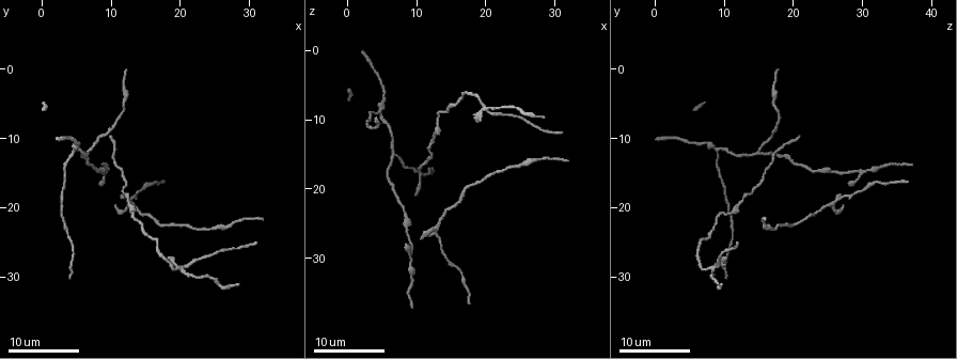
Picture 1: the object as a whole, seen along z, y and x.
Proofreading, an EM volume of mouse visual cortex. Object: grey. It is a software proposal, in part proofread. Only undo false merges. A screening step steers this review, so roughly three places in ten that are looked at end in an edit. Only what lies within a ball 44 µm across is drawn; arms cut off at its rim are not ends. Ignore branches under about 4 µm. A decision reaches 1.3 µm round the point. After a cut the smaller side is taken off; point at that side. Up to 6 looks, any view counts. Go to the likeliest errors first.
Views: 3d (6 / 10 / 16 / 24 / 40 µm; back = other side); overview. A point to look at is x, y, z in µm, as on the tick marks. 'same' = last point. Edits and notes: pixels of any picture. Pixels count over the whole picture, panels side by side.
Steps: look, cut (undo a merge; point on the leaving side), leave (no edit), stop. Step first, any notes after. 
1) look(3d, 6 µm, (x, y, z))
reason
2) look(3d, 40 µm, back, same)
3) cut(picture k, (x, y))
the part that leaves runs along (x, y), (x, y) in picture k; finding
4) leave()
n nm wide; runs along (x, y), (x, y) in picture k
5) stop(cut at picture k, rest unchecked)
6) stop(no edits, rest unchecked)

look(3d, 16 µm, (20.0, 29.0, 8.0))
looks like a crossing

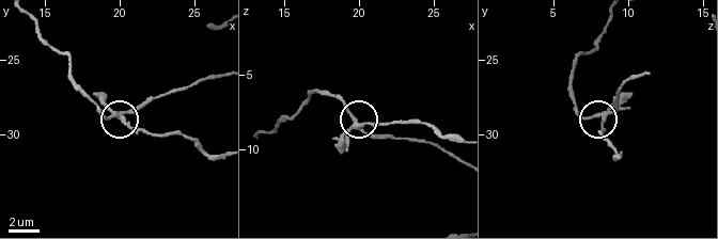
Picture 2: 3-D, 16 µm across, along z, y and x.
look(3d, 10 µm, (20.2, 29.0, 8.6))
closer look

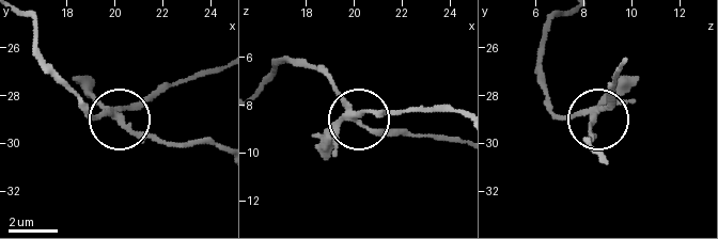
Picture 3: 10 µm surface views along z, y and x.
cut(picture 3, (143, 134))
side arm 10 µm; the part that leaves runs along (115, 111), (169, 142), (218, 144) in picture 3; a second neuron is stuck on

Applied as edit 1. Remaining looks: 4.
look(3d, 16 µm, (9.0, 15.0, 30.0))
three arms meet

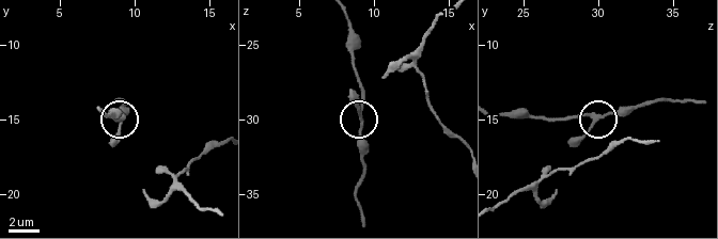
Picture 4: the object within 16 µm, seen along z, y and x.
look(3d, 10 µm, (9.2, 15.0, 30.0))
closer look

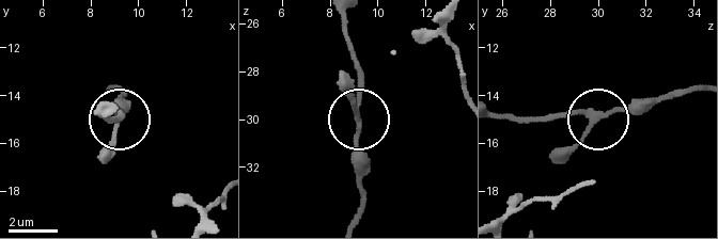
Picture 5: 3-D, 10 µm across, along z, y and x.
leave()
side arm 8 µm; runs along (499, 115), (603, 117), (674, 97) in picture 5; all the same neuron

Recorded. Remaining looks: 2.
look(3d, 16 µm, (13.0, 19.0, 26.5))
thin arm on a thick one

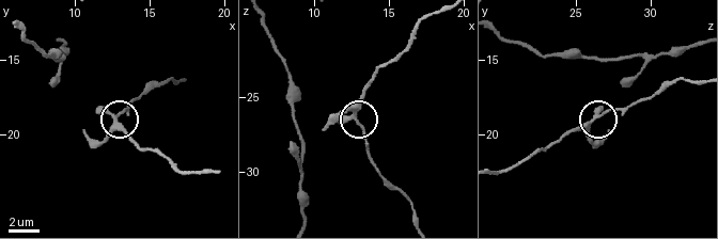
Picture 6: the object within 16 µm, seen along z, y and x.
look(3d, 10 µm, (12.8, 19.0, 26.4))

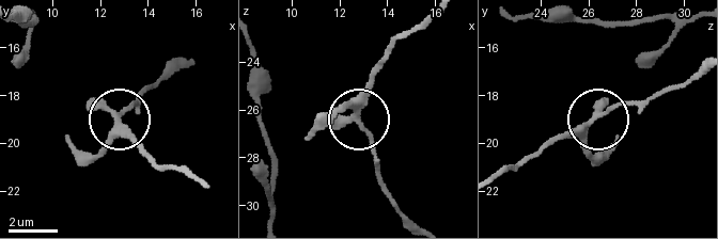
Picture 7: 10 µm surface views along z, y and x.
leave()
continuous, no second neuron

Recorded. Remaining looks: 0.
stop(cut at picture 3, rest unchecked)

